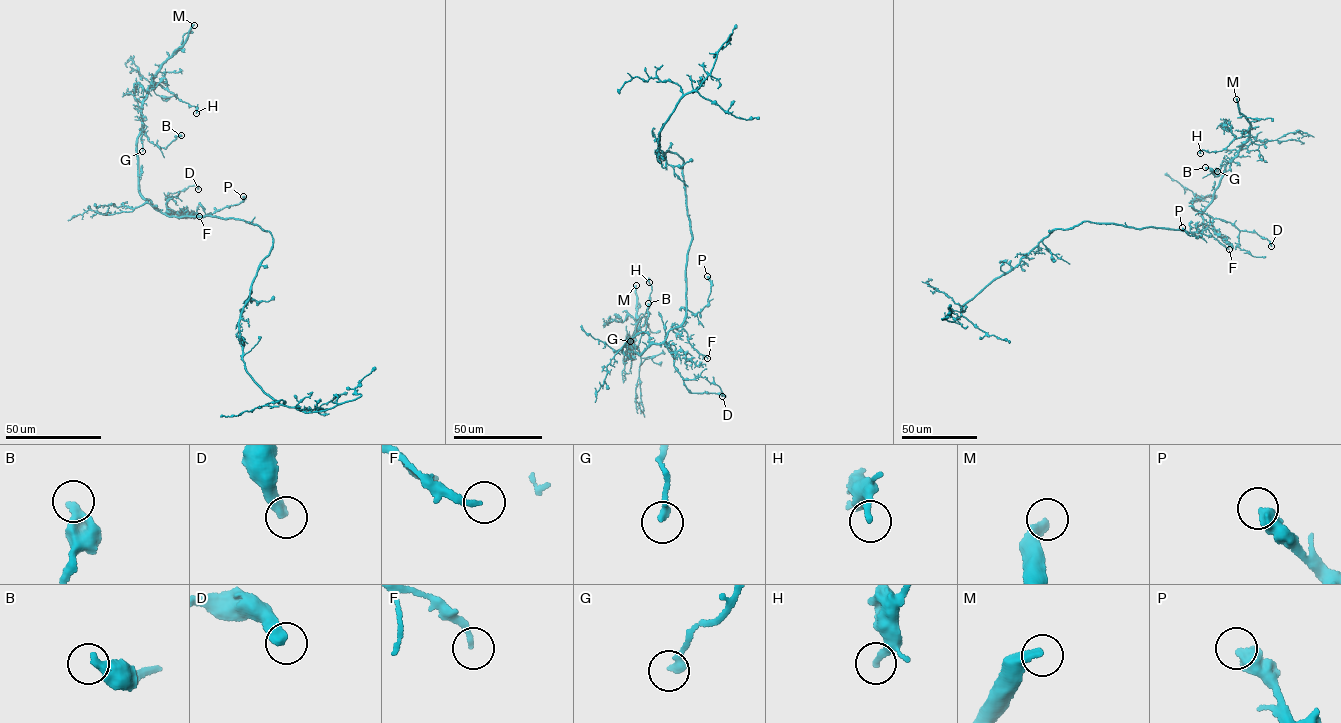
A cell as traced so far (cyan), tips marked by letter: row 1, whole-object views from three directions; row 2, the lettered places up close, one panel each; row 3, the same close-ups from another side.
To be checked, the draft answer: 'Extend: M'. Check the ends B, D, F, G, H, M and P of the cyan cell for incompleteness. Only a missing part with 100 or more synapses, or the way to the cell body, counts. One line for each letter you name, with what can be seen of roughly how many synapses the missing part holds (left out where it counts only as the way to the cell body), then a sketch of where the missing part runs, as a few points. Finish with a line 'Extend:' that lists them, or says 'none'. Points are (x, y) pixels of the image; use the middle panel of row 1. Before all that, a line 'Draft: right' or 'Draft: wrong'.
Draft: right
M: Roughly 2500 synapses. Course of what is missing: (636, 285), (628, 303), (632, 328), (596, 344), (574, 342), (543, 326), (532, 307), (523, 307), (525, 300)
Extend: M

